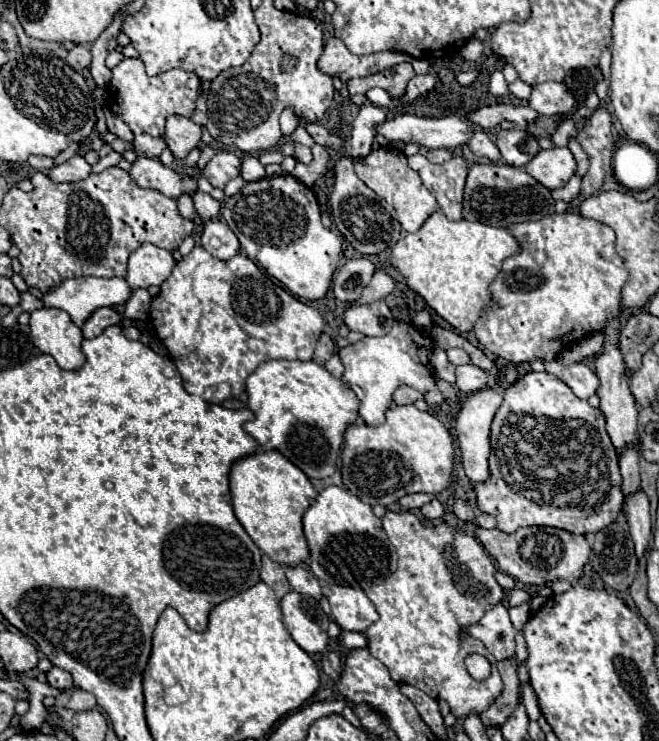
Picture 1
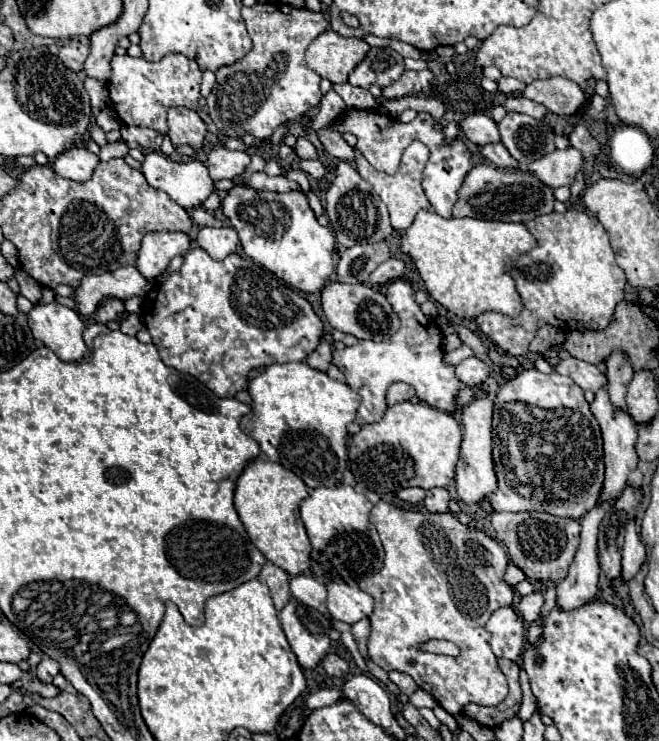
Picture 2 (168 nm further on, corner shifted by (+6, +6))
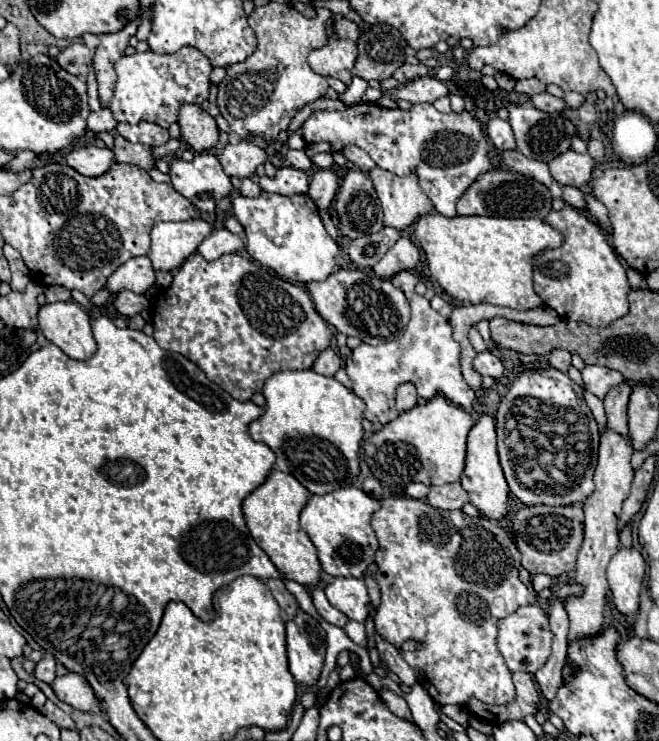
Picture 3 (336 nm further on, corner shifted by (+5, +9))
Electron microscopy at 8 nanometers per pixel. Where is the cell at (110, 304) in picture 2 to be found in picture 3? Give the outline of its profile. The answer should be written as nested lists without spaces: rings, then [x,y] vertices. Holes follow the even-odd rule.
[[[122,290],[122,292],[118,292],[116,298],[114,298],[114,308],[116,308],[116,312],[120,312],[122,316],[128,316],[128,318],[132,318],[132,316],[138,314],[138,312],[142,312],[146,306],[148,306],[146,296],[134,294],[134,292],[130,292],[130,290]]]

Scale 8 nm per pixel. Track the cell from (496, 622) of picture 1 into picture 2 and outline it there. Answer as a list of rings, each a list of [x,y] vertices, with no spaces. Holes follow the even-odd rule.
[[[513,607],[497,609],[485,623],[485,629],[491,633],[489,643],[495,657],[503,657],[509,661],[521,659],[527,647],[527,623]]]

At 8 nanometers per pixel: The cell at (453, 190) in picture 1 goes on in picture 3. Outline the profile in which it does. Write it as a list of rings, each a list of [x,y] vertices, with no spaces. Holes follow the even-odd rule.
[[[360,102],[354,104],[342,112],[314,112],[302,126],[304,140],[308,144],[316,142],[330,142],[332,150],[340,150],[344,144],[354,144],[360,146],[370,154],[370,158],[384,170],[396,174],[396,176],[406,176],[412,168],[418,168],[418,178],[424,194],[432,200],[434,208],[448,218],[456,216],[456,202],[462,196],[462,192],[484,172],[492,170],[490,164],[490,154],[488,154],[488,142],[482,134],[482,126],[478,120],[474,120],[468,112],[462,114],[442,114],[438,112],[432,104],[414,104],[412,110],[404,112],[400,108],[382,108],[378,104],[368,104]]]

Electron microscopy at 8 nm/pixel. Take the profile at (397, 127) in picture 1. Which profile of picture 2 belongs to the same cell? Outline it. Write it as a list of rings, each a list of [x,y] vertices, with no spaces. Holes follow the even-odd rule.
[[[475,113],[469,115],[467,119],[463,119],[459,123],[461,131],[467,135],[467,139],[471,139],[477,145],[487,145],[487,143],[499,143],[501,135],[499,135],[499,127],[497,123],[483,115],[483,113]]]

